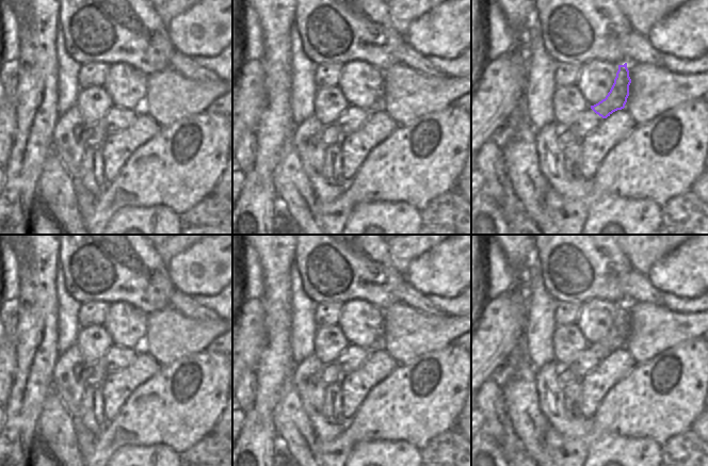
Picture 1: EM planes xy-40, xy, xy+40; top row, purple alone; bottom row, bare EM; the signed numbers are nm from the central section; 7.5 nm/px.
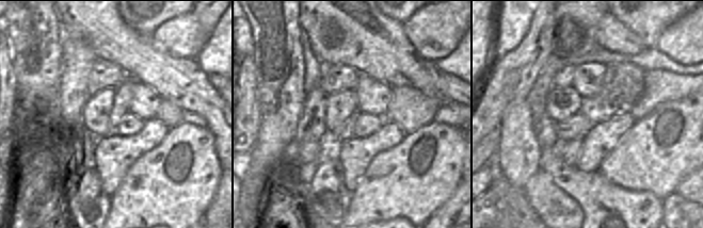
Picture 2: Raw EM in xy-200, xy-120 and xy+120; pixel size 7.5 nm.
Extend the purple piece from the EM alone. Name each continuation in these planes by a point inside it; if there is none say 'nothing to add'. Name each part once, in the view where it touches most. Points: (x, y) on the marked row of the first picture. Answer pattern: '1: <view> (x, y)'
nothing to add

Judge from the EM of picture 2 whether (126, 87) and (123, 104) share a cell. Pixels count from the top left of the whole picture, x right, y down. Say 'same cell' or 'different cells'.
same cell

